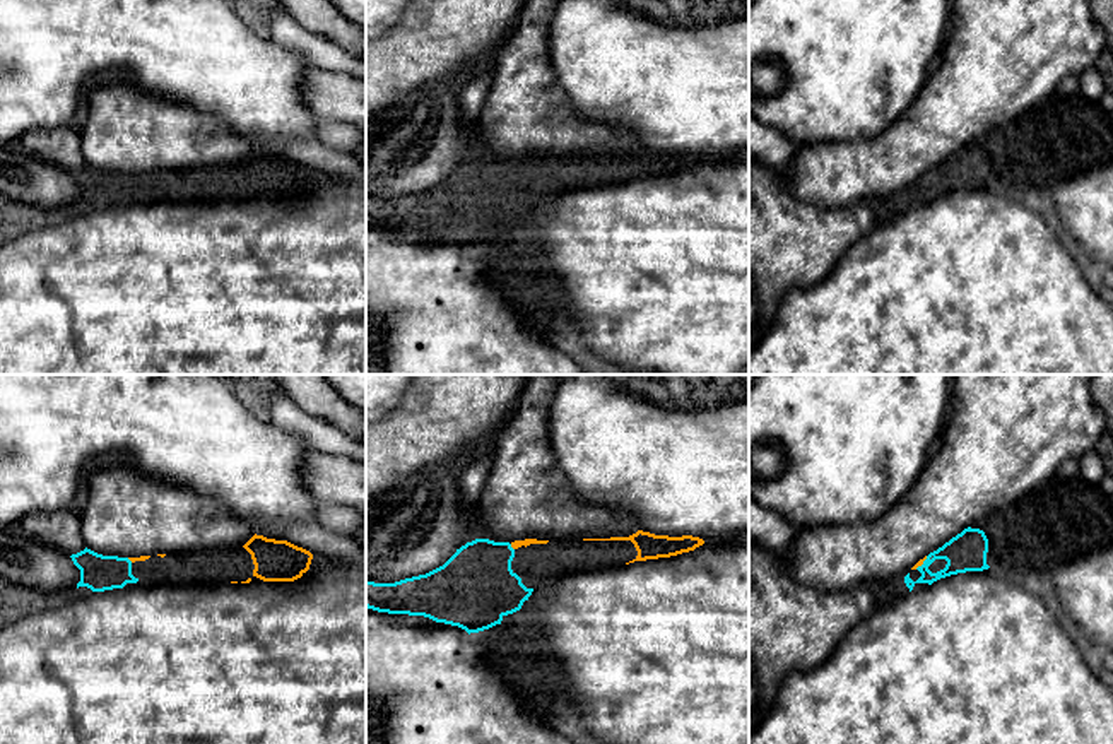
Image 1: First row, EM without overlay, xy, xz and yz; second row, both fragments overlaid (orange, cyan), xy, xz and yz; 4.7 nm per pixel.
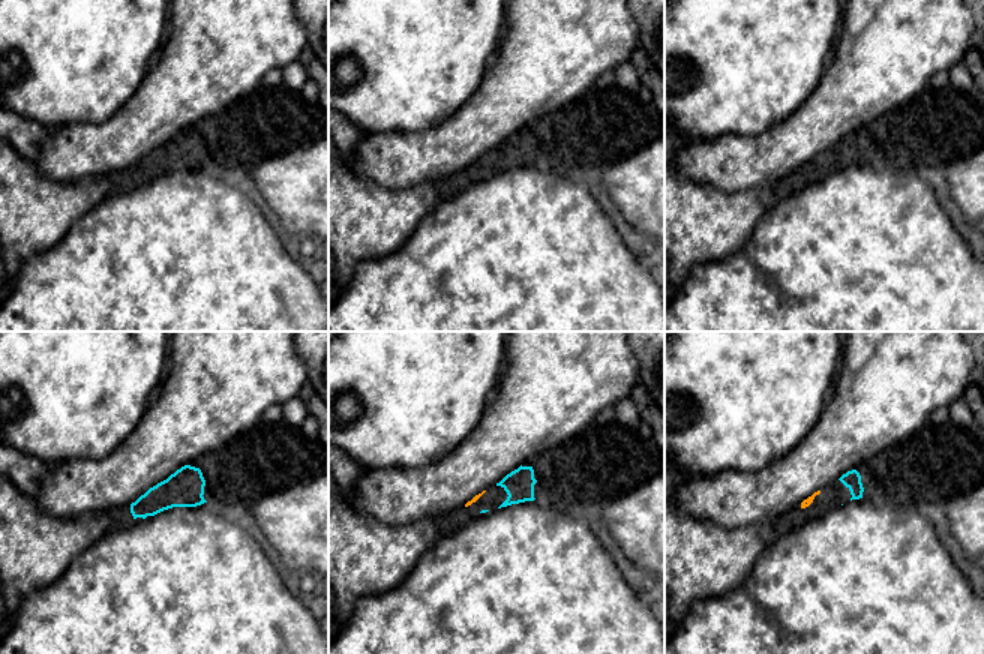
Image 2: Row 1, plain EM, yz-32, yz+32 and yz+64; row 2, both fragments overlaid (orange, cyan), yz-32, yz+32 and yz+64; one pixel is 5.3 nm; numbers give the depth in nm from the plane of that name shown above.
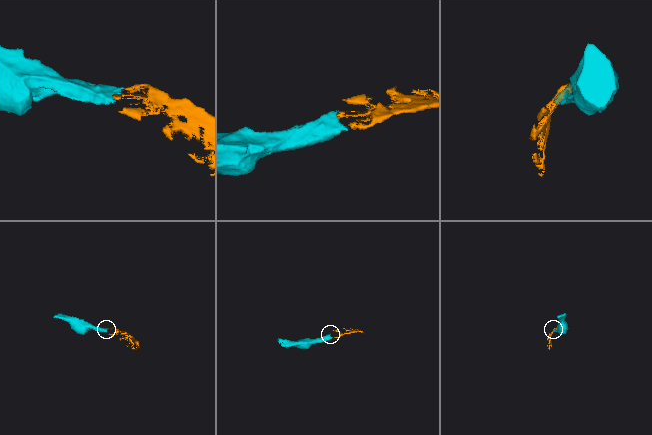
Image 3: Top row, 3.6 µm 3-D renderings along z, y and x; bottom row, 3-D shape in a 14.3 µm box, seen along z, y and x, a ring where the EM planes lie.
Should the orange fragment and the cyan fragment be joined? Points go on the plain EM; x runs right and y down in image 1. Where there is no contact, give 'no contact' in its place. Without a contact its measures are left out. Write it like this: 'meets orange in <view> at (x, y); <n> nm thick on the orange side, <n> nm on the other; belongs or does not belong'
meets orange in xz at (512, 163); 40 nm thick on the orange side, 360 nm on the other; belongs

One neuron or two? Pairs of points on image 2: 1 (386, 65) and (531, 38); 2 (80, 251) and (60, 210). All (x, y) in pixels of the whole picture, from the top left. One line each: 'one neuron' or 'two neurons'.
1: two neurons
2: two neurons

